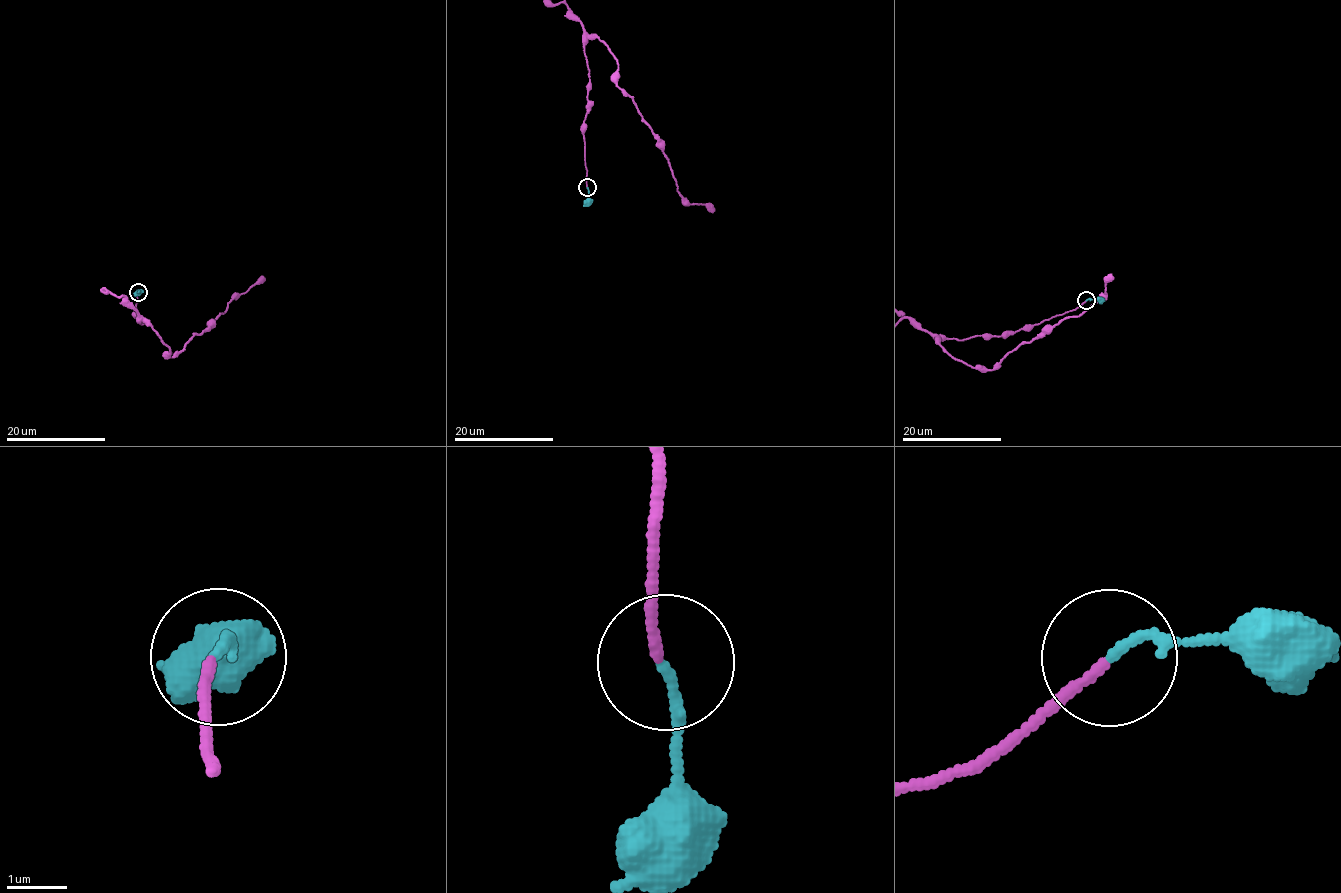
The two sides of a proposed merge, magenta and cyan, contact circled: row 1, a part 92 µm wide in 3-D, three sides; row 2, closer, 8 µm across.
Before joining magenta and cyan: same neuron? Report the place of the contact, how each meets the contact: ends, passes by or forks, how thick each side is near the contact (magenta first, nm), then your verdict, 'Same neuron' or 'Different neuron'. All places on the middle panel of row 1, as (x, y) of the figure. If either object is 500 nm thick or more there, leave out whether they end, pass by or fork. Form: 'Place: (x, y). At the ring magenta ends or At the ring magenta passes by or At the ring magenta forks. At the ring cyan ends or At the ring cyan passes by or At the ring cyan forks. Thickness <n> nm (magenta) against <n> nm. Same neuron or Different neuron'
Place: (587, 187). At the ring magenta ends. At the ring cyan ends. Thickness 140 nm (magenta) against 150 nm. Same neuron

